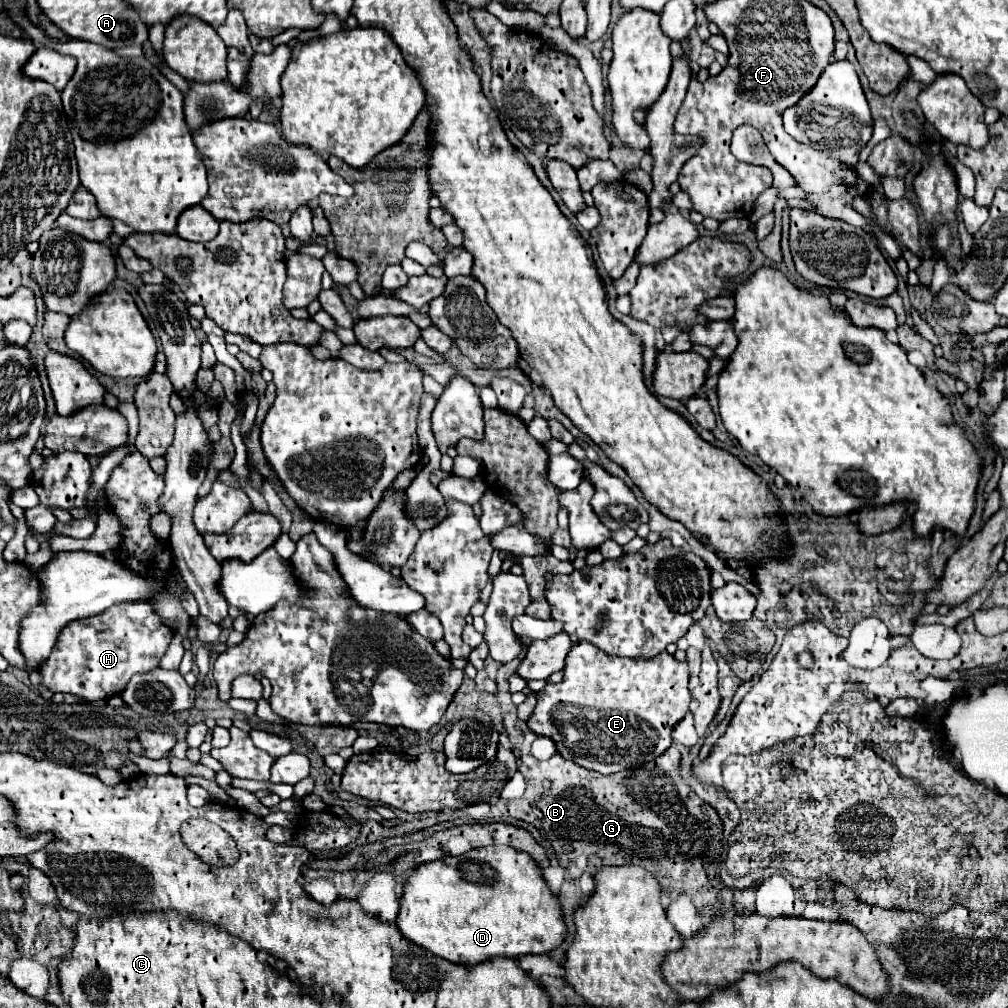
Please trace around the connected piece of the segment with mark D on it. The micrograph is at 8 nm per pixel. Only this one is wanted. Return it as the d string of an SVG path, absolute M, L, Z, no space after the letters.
M510 846L472 848L460 856L444 856L420 864L404 884L396 926L400 934L416 946L466 966L494 956L514 958L522 954L544 954L558 948L566 934L560 902L544 884L540 868L526 852L518 852Z

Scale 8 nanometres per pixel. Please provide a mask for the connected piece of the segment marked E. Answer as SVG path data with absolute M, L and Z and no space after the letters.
M574 642L562 672L562 682L546 682L546 686L538 692L538 704L526 722L528 730L536 736L548 736L554 740L558 752L566 760L600 774L614 774L658 758L672 744L672 728L688 712L688 664L676 660L666 650L650 660L630 660L610 656L586 642Z

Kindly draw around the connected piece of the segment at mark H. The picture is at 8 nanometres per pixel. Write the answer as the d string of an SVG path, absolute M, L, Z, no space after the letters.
M152 602L118 604L92 618L74 620L62 628L52 654L38 668L40 686L68 692L84 700L108 700L120 694L134 674L156 668L172 640L172 630L154 614Z

